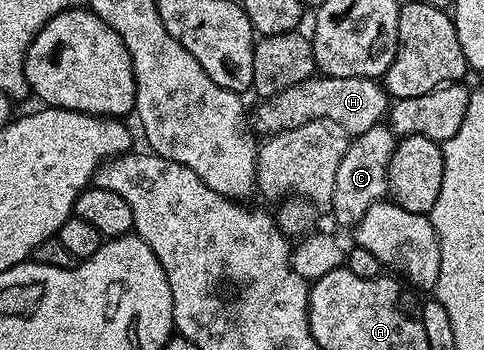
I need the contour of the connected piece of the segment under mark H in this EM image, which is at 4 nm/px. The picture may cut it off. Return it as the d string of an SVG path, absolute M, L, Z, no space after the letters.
M315 75L301 81L296 87L288 87L288 91L280 91L275 97L265 98L261 104L258 109L258 129L262 135L300 127L309 121L331 121L355 138L387 116L388 94L377 80L369 77Z

